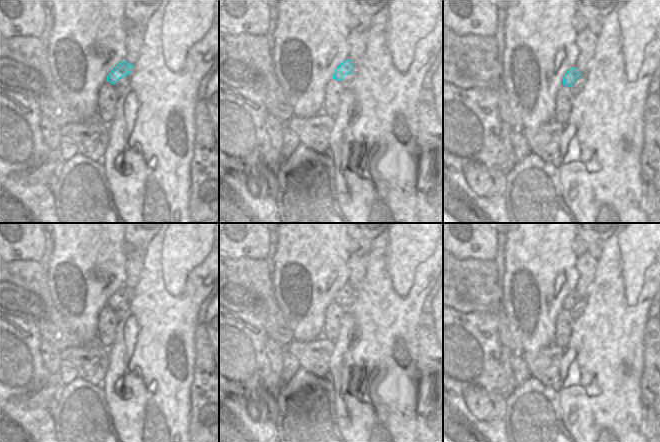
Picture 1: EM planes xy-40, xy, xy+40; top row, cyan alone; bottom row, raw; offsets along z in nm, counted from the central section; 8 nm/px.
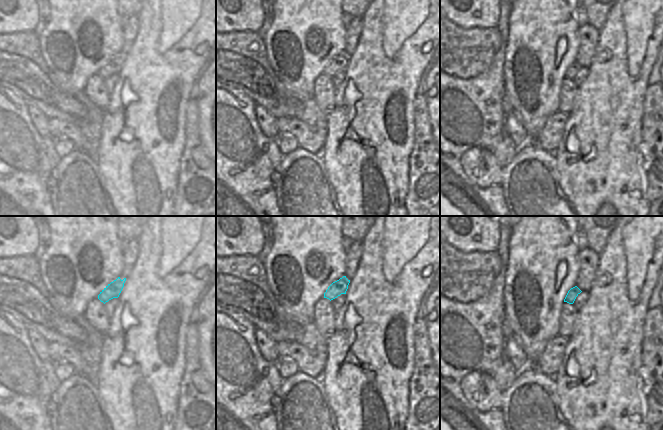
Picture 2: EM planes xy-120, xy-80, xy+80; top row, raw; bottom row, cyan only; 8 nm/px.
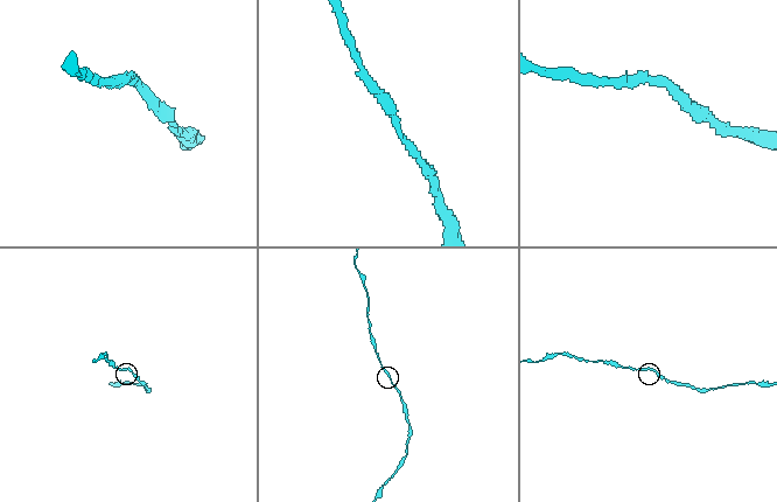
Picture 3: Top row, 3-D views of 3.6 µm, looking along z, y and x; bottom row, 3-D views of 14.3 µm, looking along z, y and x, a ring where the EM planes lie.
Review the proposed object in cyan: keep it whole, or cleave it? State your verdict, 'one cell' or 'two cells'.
one cell

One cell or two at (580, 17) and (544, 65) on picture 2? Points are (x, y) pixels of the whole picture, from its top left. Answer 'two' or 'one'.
two

